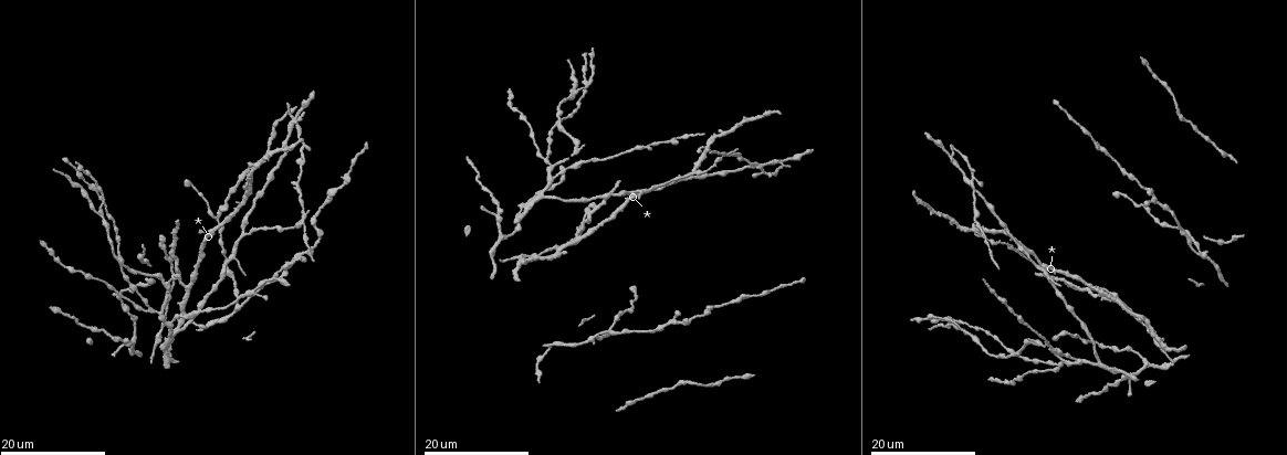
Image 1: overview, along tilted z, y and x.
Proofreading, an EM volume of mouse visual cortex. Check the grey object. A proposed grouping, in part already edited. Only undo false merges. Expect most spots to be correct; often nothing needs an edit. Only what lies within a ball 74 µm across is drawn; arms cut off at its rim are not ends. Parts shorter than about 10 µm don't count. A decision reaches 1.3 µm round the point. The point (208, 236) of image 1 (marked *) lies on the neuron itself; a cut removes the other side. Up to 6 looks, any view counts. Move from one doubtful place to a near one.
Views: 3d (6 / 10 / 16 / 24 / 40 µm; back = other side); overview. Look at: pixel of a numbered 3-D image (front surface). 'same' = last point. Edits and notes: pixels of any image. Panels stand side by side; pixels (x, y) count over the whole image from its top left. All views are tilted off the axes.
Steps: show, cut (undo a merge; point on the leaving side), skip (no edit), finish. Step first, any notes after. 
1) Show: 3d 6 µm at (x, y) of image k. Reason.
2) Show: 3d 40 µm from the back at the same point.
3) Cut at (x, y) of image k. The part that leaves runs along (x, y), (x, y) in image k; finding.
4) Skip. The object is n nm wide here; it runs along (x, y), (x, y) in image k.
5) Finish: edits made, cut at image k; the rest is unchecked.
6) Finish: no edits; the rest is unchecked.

Show: 3d 16 µm at (173, 265) of image 1. Three arms meet.

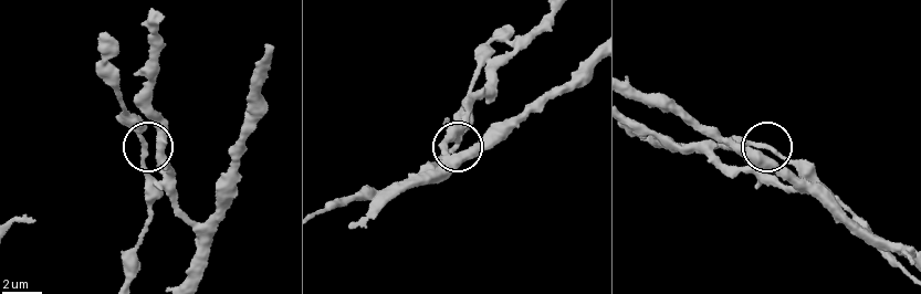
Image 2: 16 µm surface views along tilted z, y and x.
Show: 3d 6 µm at (766, 148) of image 2.

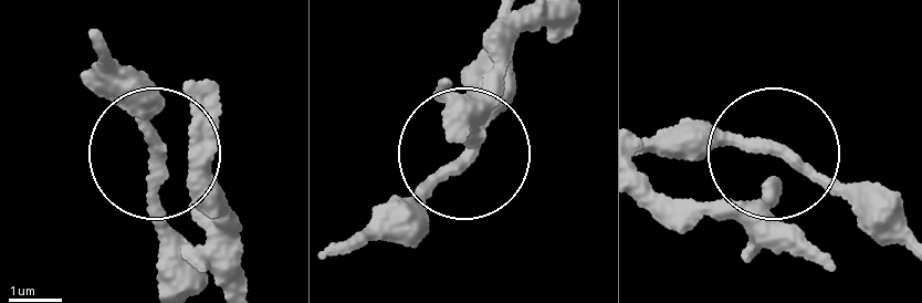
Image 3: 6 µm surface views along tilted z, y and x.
Skip. 3 arms meet here; one neuron here.

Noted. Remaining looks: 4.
Show: 3d 24 µm at (184, 285) of image 1.

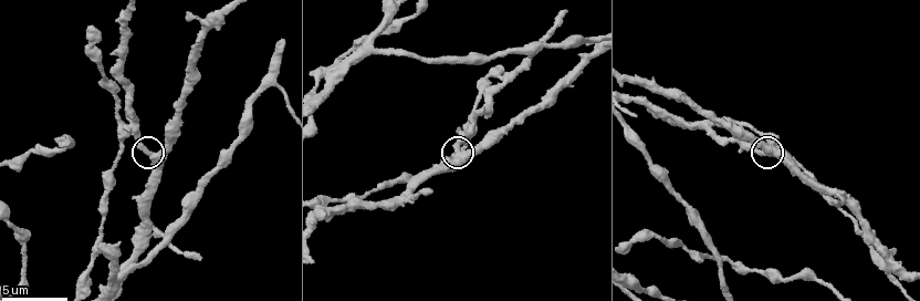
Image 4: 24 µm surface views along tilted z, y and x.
Show: 3d 10 µm at (152, 157) of image 4. Zoom in.

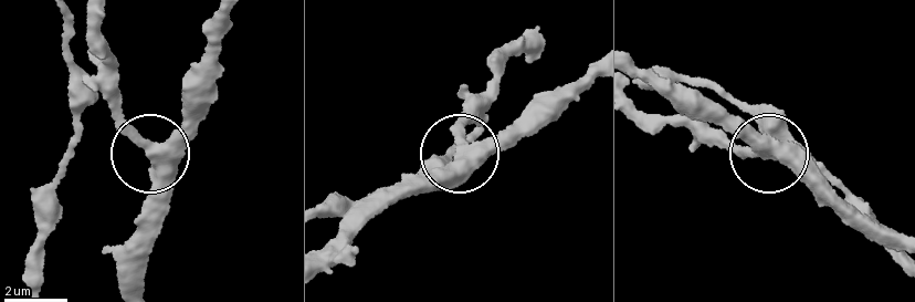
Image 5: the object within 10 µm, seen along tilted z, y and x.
Skip. The object is 370 nm wide here; it runs along (212, 20), (179, 122), (148, 153), (108, 70) in image 5; continuous, no second neuron.

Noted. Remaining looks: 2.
Show: 3d 16 µm at (301, 221) of image 1. Four or more arms meet.

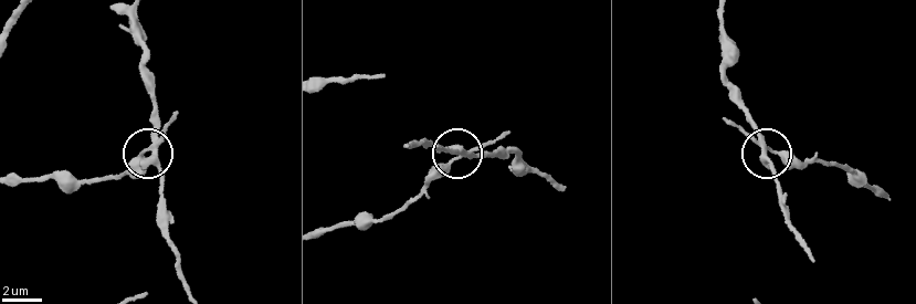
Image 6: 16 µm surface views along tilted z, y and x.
Show: 3d 10 µm at (463, 151) of image 6.

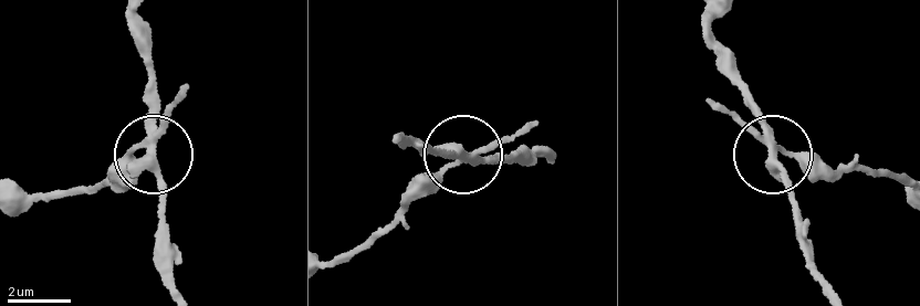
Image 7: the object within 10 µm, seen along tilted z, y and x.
Cut at (163, 185) of image 7. The part that leaves runs along (153, 135), (137, 18) in image 7; a second neuron is stuck on.

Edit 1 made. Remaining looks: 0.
Finish: edits made, cut at image 7; the rest is unchecked.

